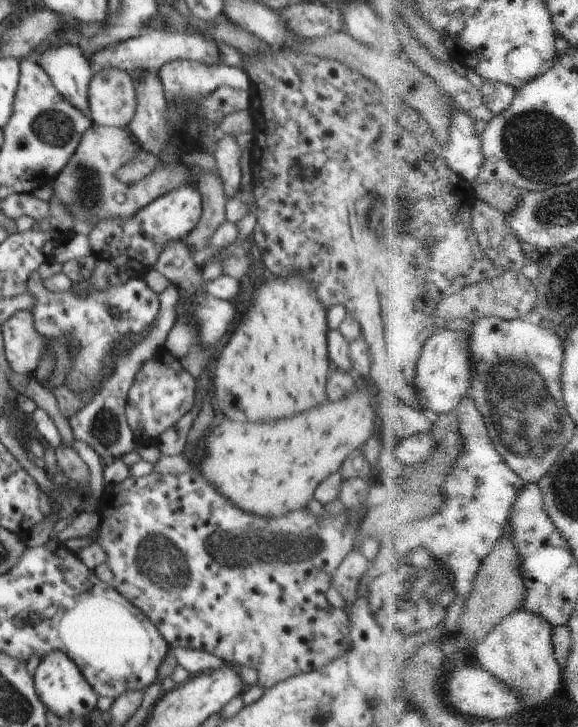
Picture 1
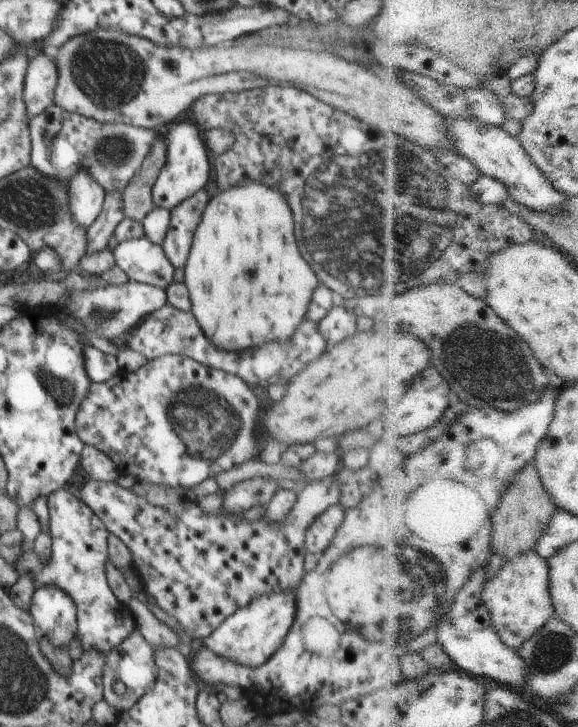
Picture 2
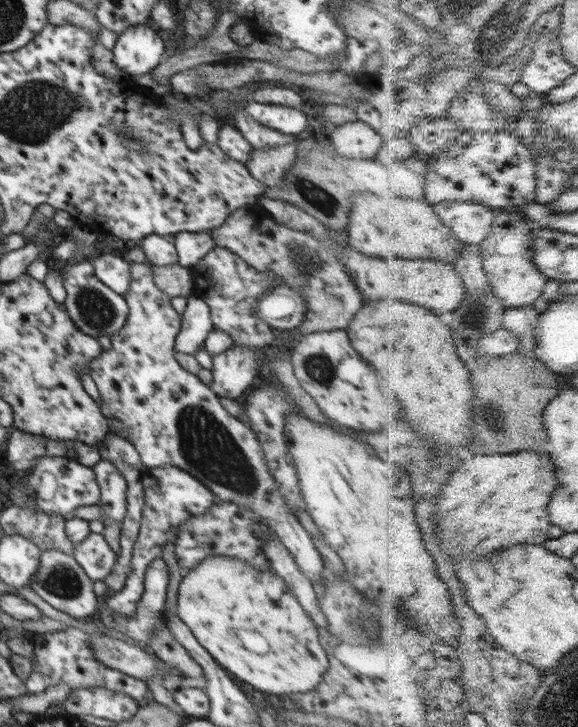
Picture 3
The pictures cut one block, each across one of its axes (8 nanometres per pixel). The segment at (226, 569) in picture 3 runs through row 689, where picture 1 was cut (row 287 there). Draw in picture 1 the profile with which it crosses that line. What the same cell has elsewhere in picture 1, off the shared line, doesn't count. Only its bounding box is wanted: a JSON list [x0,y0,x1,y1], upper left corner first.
[211,273,330,422]

